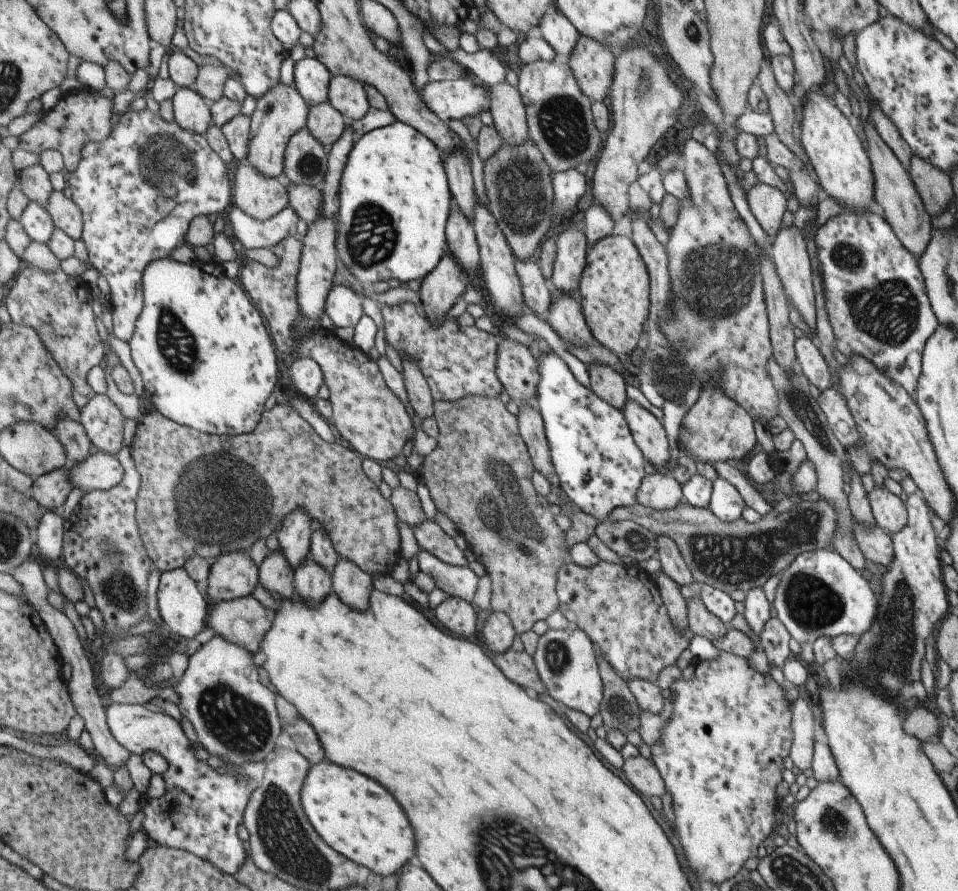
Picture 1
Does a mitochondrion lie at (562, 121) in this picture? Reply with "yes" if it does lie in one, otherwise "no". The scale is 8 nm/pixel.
yes

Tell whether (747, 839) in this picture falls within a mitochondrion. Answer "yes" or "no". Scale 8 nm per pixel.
no

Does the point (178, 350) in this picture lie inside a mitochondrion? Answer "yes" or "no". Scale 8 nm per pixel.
yes

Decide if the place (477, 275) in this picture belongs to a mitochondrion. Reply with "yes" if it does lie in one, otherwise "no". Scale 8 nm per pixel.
no

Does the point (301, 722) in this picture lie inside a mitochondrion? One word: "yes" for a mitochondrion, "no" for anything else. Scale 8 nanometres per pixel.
no

